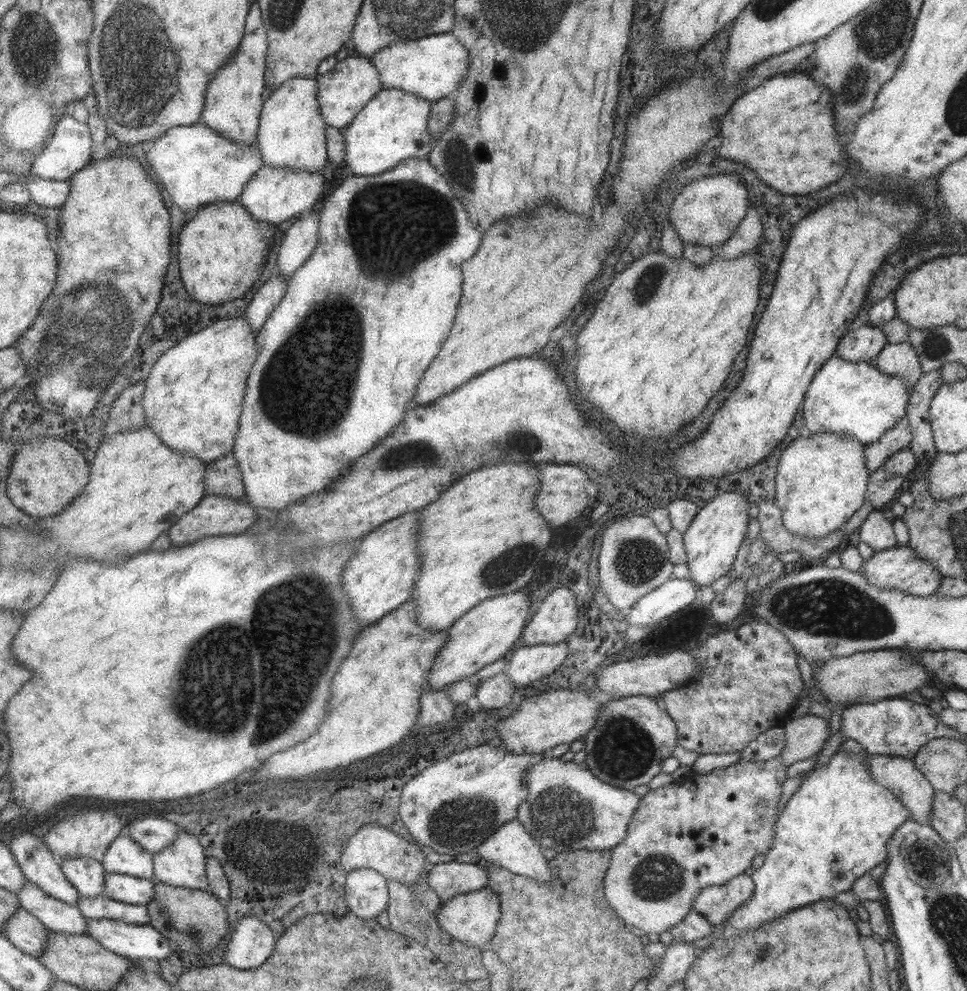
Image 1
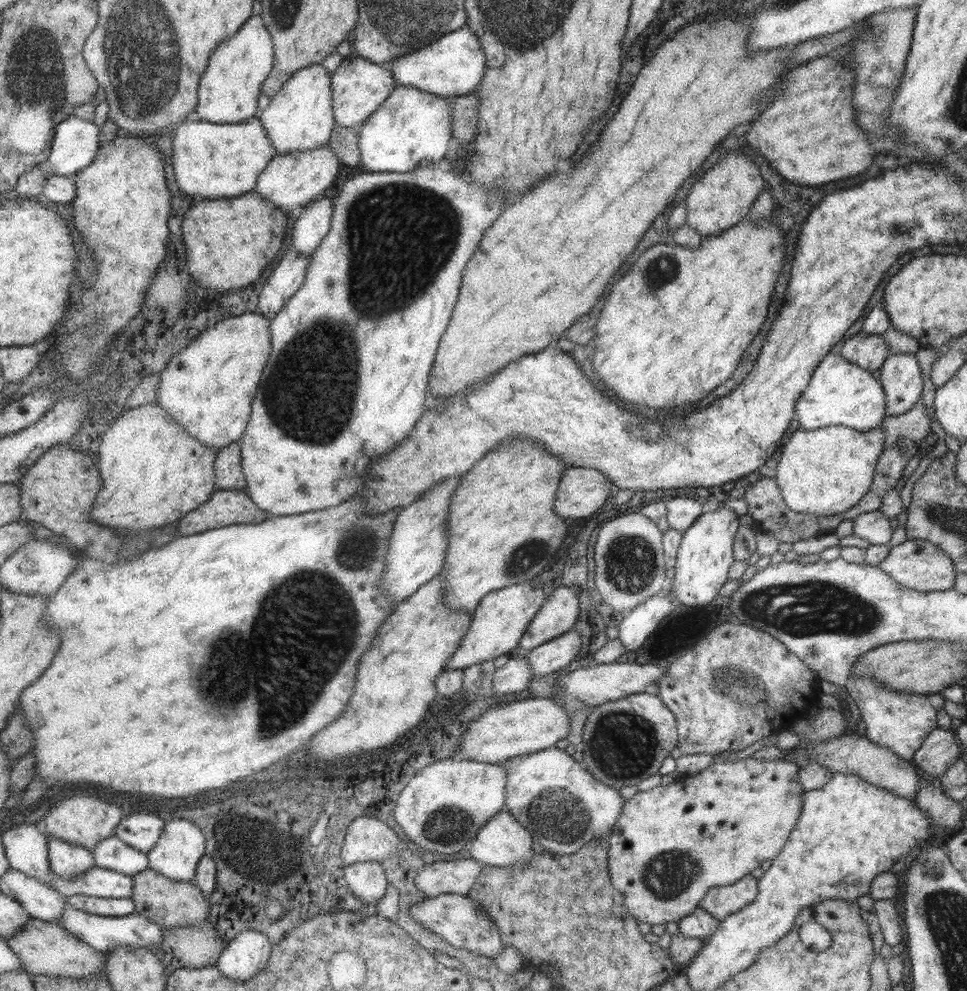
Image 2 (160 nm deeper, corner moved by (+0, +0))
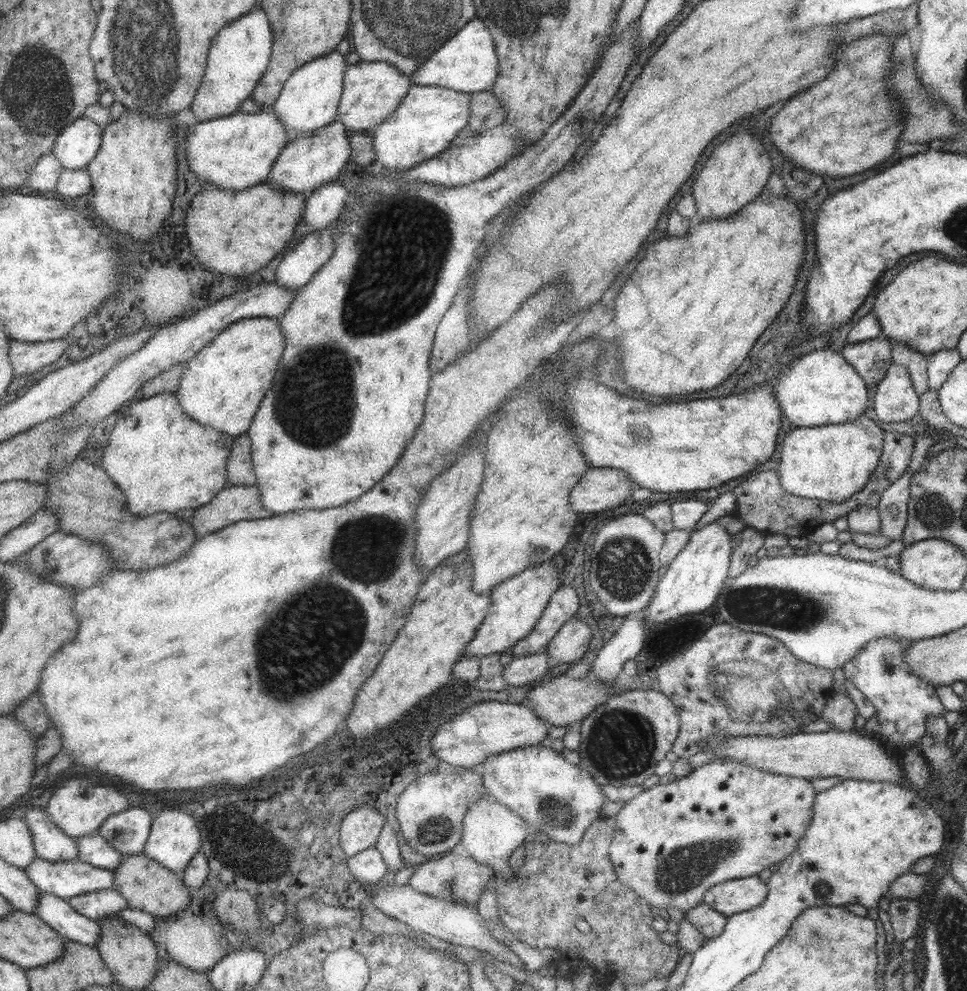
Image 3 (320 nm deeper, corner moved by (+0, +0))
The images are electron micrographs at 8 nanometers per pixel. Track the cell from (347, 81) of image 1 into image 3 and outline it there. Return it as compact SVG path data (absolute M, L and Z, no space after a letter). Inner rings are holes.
M361 60L357 64L352 64L346 72L339 119L347 125L351 132L371 133L402 105L412 84L411 77L390 62Z

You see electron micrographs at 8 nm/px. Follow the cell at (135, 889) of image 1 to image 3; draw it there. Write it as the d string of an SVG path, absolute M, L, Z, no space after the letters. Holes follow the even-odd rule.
M37 856L26 871L43 893L56 894L67 900L116 888L113 870L93 866L80 858L53 862Z

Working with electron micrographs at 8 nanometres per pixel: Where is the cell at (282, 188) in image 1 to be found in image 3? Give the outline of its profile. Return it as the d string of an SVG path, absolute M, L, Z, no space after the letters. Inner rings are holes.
M338 119L325 128L319 129L314 135L290 140L271 171L269 181L279 186L279 190L291 194L303 194L309 198L321 186L335 182L341 170L345 168L345 164L352 162L353 145L350 135L351 130L341 119Z

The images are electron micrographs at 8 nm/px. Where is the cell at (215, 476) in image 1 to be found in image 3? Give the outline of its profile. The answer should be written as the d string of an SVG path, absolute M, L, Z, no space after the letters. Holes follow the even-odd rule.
M245 433L236 437L234 451L227 465L228 477L233 485L257 485L253 458L252 438Z

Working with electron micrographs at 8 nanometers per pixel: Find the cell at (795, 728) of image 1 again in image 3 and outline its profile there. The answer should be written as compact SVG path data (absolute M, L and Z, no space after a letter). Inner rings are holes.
M832 691L827 703L823 706L821 720L829 722L835 731L849 731L854 729L854 718L858 716L857 710L847 694L837 694Z

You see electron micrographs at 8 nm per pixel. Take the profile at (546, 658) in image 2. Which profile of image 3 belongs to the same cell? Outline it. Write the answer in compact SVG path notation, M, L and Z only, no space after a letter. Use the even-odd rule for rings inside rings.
M576 617L566 620L544 648L549 666L552 668L561 663L572 665L582 660L589 640L591 630L585 622Z

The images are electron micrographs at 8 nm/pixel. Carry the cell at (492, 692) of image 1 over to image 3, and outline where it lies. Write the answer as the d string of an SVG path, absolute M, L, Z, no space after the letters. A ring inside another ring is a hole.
M545 650L527 656L512 657L511 662L503 666L503 682L508 686L521 687L538 678L545 678L551 670L548 654Z

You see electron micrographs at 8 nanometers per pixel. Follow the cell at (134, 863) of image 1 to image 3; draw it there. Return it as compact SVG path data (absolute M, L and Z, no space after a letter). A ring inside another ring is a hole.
M98 830L79 837L76 841L80 859L99 868L115 870L122 864L123 857L127 856L111 846Z

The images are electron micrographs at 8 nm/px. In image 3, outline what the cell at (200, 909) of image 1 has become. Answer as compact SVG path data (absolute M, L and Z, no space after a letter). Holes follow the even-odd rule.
M144 852L123 857L115 873L116 889L129 901L131 907L147 911L158 917L171 917L179 910L185 910L191 902L191 890L185 886L181 875L169 870Z

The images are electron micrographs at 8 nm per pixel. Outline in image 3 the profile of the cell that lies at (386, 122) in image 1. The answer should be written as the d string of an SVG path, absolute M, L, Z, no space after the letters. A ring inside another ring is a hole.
M412 84L402 105L371 134L377 151L375 170L409 170L445 150L470 120L470 94L440 86Z

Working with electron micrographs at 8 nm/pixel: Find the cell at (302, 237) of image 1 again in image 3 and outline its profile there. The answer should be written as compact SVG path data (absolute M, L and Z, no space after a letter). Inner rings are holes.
M329 182L315 190L307 200L304 220L311 231L321 232L343 216L347 203L352 198L347 186Z

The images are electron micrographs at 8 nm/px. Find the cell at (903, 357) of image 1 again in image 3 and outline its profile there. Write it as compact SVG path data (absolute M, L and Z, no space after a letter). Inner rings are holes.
M891 363L875 390L873 412L881 422L908 422L914 414L918 414L919 397L913 390L907 369L904 366Z

